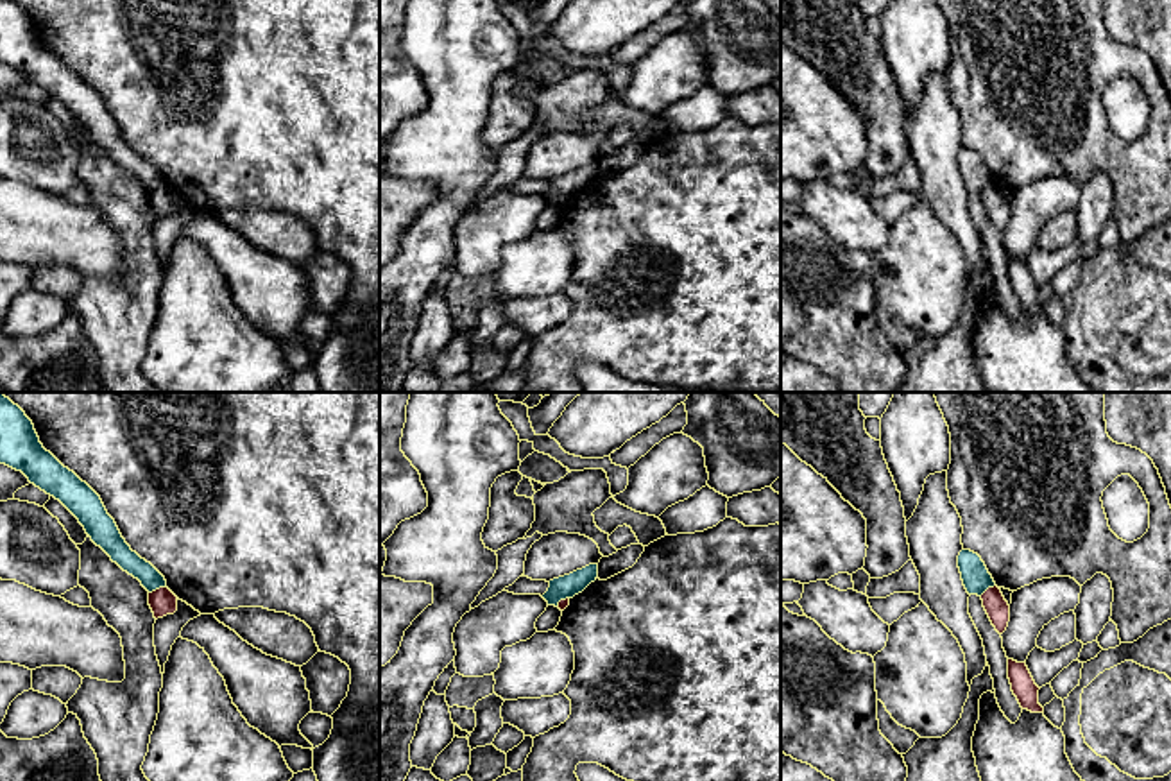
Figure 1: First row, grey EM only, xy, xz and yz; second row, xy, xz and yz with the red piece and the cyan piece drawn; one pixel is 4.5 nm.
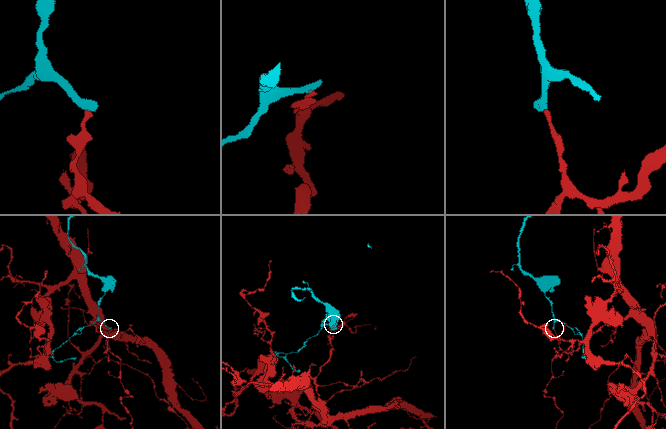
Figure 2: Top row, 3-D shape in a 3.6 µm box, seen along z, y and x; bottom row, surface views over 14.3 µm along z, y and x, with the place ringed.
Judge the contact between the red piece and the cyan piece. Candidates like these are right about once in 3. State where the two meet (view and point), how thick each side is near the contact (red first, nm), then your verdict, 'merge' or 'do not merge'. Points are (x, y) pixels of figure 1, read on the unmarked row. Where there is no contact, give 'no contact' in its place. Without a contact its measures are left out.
xy (156, 188) | 120/100 nm | do not merge

